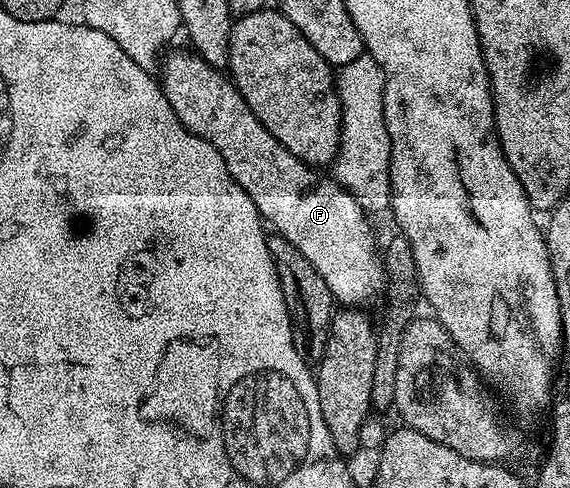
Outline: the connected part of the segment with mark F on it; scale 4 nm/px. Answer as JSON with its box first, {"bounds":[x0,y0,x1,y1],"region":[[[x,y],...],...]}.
{"bounds":[160,50,387,308],"region":[[[178,50],[175,54],[168,55],[163,62],[161,59],[160,70],[161,66],[162,91],[164,96],[168,96],[168,104],[172,104],[172,112],[176,112],[184,128],[208,140],[208,144],[212,144],[212,148],[220,152],[232,180],[236,180],[236,184],[240,184],[240,188],[248,192],[252,204],[256,204],[258,213],[262,215],[263,223],[270,225],[271,222],[274,225],[273,233],[288,240],[288,244],[292,244],[292,248],[296,248],[300,256],[304,256],[304,260],[308,260],[308,264],[312,264],[312,268],[316,268],[316,272],[324,276],[324,284],[328,284],[335,303],[346,308],[369,307],[369,302],[387,289],[387,280],[380,242],[378,246],[378,238],[370,227],[371,219],[362,209],[361,203],[337,182],[325,182],[324,179],[317,178],[314,175],[317,173],[311,167],[292,156],[288,148],[284,148],[270,135],[268,128],[258,123],[252,108],[248,108],[248,104],[229,77],[209,66],[199,54],[185,54],[184,51]]]}

